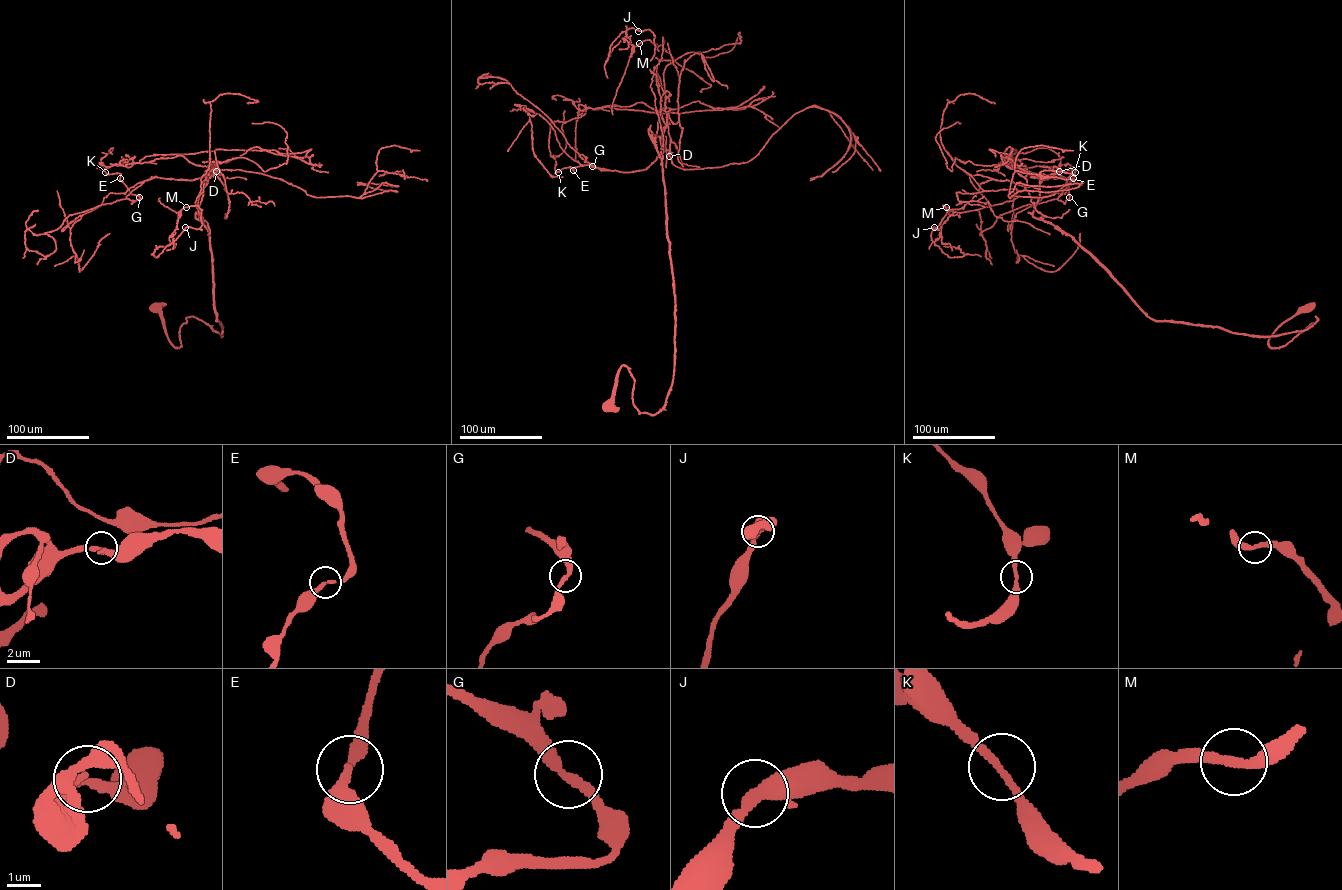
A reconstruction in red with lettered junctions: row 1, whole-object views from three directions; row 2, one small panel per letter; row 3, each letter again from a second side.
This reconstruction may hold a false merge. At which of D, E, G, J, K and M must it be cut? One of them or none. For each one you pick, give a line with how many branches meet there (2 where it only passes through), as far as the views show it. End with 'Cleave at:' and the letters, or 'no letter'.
Cleave at: no letter

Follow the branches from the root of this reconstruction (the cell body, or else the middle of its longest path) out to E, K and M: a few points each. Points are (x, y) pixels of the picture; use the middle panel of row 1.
E: (609, 406), (622, 365), (639, 413), (657, 413), (672, 382), (648, 129), (663, 138), (644, 169), (573, 170)
K: (609, 406), (622, 365), (639, 413), (657, 413), (672, 382), (648, 129), (663, 138), (644, 169), (558, 171)
M: (609, 406), (625, 365), (639, 413), (656, 413), (674, 367), (648, 130), (660, 96), (655, 45), (639, 43)

